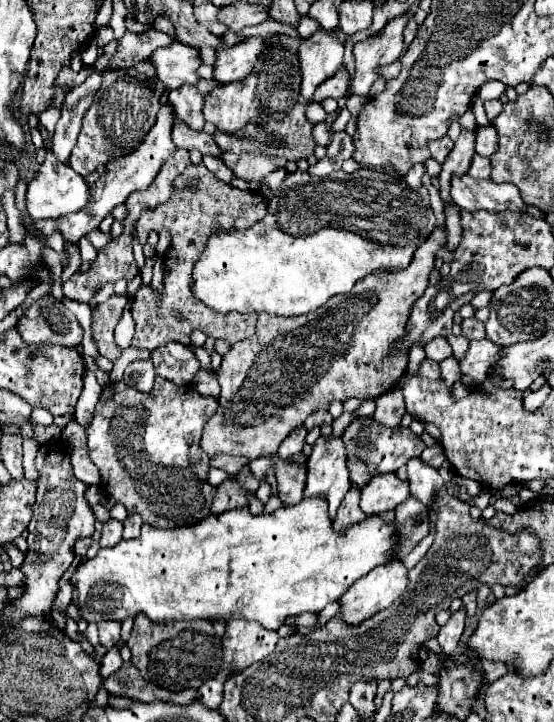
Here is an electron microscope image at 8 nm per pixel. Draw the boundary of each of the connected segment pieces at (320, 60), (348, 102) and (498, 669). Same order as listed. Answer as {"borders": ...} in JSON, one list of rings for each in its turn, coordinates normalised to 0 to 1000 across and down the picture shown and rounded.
{"borders":[[[[574,42],[542,61],[538,80],[545,100],[545,136],[563,139],[570,122],[617,91],[617,75],[621,61],[592,42]]],[[[632,132],[630,134],[617,134],[610,137],[610,147],[614,150],[619,150],[625,147],[625,150],[632,154],[635,162],[639,165],[644,165],[648,161],[648,157],[655,151],[661,141],[664,141],[662,134],[648,134],[644,132]]],[[[870,914],[870,927],[874,931],[874,949],[888,947],[895,939],[903,939],[906,934],[917,931],[906,917],[884,917],[884,914]]]]}

